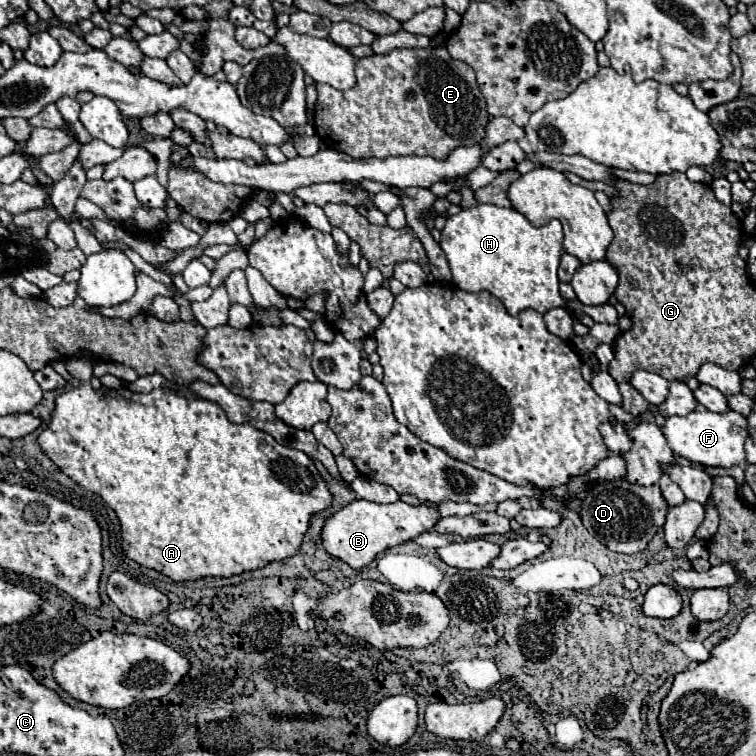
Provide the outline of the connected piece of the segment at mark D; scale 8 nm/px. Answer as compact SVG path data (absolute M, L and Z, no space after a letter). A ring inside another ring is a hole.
M612 480L594 486L580 506L580 518L584 528L612 552L634 554L648 546L652 536L666 522L668 504L660 492L660 486L626 484L626 480Z

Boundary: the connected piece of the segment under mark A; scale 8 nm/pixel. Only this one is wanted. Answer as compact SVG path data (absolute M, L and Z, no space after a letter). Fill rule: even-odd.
M80 380L80 386L56 396L52 420L50 420L48 428L40 432L38 444L40 444L42 452L66 476L70 476L82 488L98 494L116 512L116 516L120 520L120 528L122 528L124 554L146 568L154 568L160 574L166 574L172 580L196 580L196 578L204 578L204 576L230 578L234 574L262 568L268 562L290 558L300 548L302 536L306 534L308 524L310 524L310 516L332 504L330 490L326 488L324 480L320 478L312 458L308 458L304 452L278 444L270 434L256 430L250 424L232 424L226 418L224 410L210 400L202 400L202 398L188 398L186 400L184 396L178 396L176 392L172 392L168 388L158 388L158 390L152 390L150 394L138 394L138 392L128 390L128 388L92 390L90 380Z

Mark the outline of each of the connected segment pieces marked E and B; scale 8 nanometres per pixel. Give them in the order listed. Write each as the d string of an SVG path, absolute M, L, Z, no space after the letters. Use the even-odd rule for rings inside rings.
M446 48L394 50L386 56L374 54L370 58L360 58L356 62L356 78L358 82L350 90L336 90L328 84L316 84L318 102L314 108L314 130L328 148L340 150L354 158L388 158L416 154L446 160L448 154L458 146L474 146L484 140L488 112L476 84L474 70L468 64L450 58Z
M352 500L338 512L326 518L322 526L322 544L328 554L344 560L354 570L368 566L380 552L404 544L414 536L428 532L438 522L440 514L428 506L410 506L402 500L394 504L376 504L368 500Z

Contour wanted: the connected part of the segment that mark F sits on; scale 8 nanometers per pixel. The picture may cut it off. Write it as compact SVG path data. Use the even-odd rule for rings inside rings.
M694 410L688 416L668 416L664 426L660 428L668 446L672 448L674 454L698 462L702 466L742 466L746 464L746 454L744 454L744 440L746 440L746 418L738 412L726 412L726 414L716 414L710 410Z

